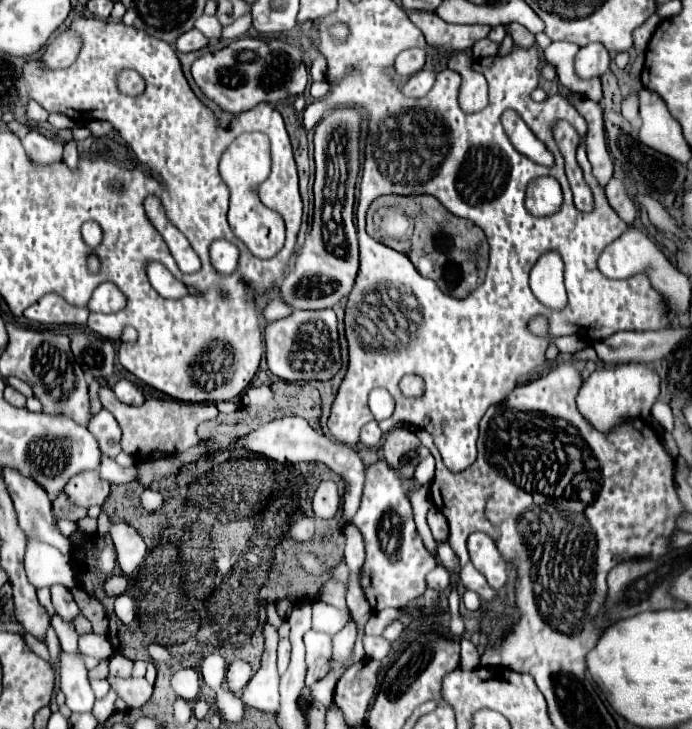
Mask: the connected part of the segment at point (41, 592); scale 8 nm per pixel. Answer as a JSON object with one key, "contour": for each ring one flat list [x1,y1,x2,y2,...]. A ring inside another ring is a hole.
{"contour":[[43,587,38,589,37,597,38,597,39,603,47,610,49,616,52,617,56,612,51,603,50,589,48,587]]}

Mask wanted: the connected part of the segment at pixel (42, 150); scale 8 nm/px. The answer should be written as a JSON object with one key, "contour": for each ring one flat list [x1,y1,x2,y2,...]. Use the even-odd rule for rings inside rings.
{"contour":[[31,129,29,135,21,141,25,151,29,153,29,157,39,163,39,165,45,165,45,163,55,163,55,161,61,161,61,155,63,155,63,143,61,141,55,141,51,137,45,137,41,135,39,131]]}

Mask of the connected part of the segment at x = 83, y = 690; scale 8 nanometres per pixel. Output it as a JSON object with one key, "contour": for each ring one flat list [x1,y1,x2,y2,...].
{"contour":[[81,653,59,655,59,685,65,693,65,703,71,711,91,711,95,697,87,679,87,669]]}

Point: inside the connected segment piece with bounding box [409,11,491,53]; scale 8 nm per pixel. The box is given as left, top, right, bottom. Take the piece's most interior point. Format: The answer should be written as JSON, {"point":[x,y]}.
{"point":[445,37]}

